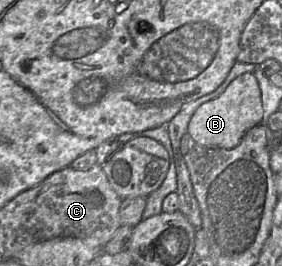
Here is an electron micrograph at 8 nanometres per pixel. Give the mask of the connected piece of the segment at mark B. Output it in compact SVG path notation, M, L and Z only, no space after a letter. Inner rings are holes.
M247 72L236 77L219 97L205 102L195 111L188 125L188 134L200 146L232 149L247 131L261 123L262 118L261 90L253 72Z

